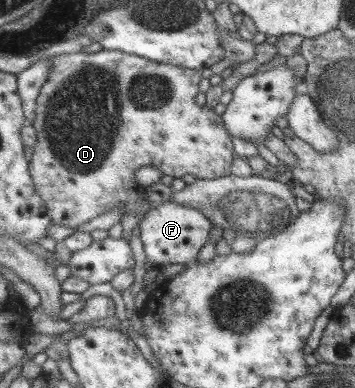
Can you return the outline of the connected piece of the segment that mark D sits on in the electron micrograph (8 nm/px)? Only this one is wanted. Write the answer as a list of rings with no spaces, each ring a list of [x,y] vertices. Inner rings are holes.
[[[102,49],[93,53],[80,51],[53,57],[53,69],[50,71],[46,84],[42,87],[38,98],[38,110],[35,112],[36,118],[33,120],[33,125],[37,130],[37,143],[29,163],[37,191],[42,195],[43,201],[49,210],[49,215],[54,219],[54,222],[62,226],[79,229],[79,226],[90,222],[92,218],[96,218],[100,214],[106,214],[106,212],[110,212],[112,208],[116,207],[123,208],[122,215],[137,213],[140,220],[142,220],[151,208],[151,202],[144,194],[144,187],[134,177],[134,172],[142,166],[152,165],[159,169],[162,174],[173,178],[191,174],[198,179],[208,180],[234,174],[233,162],[236,154],[233,136],[226,130],[222,115],[216,114],[214,110],[207,106],[200,106],[196,102],[196,96],[200,94],[200,80],[202,80],[202,70],[158,62],[121,50]]]

